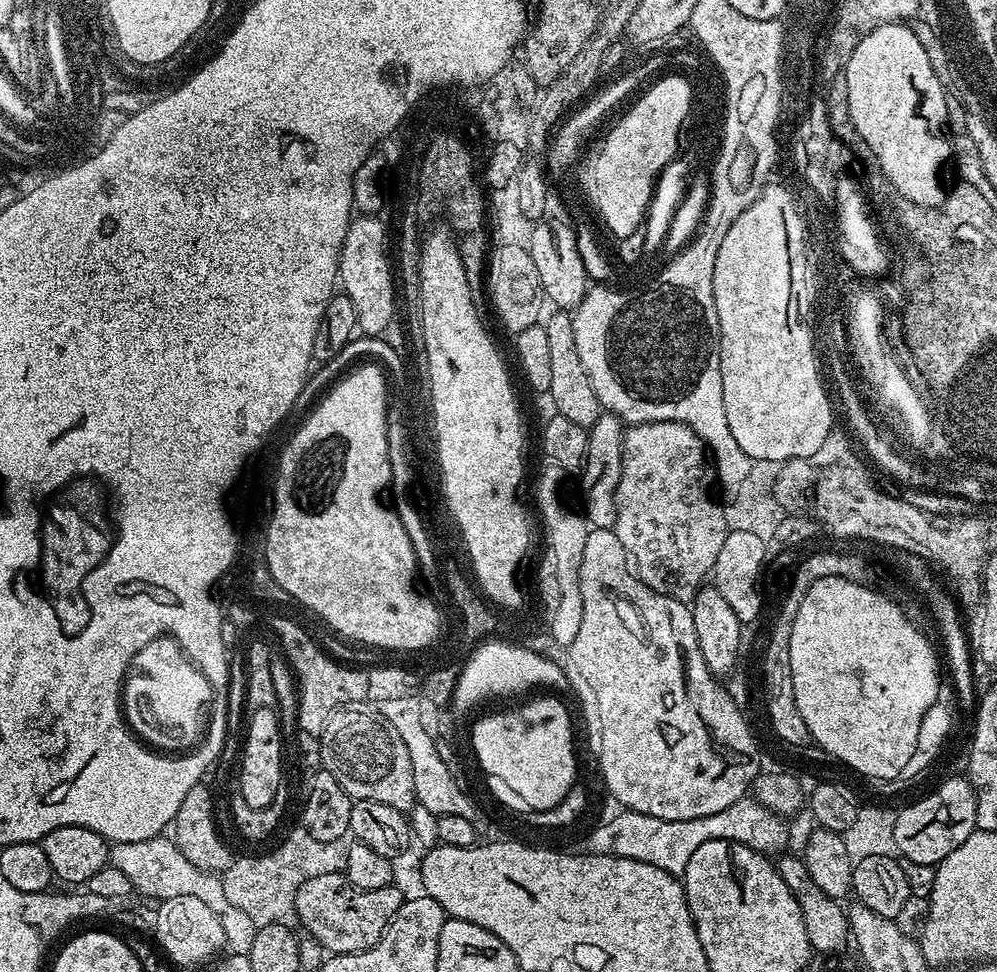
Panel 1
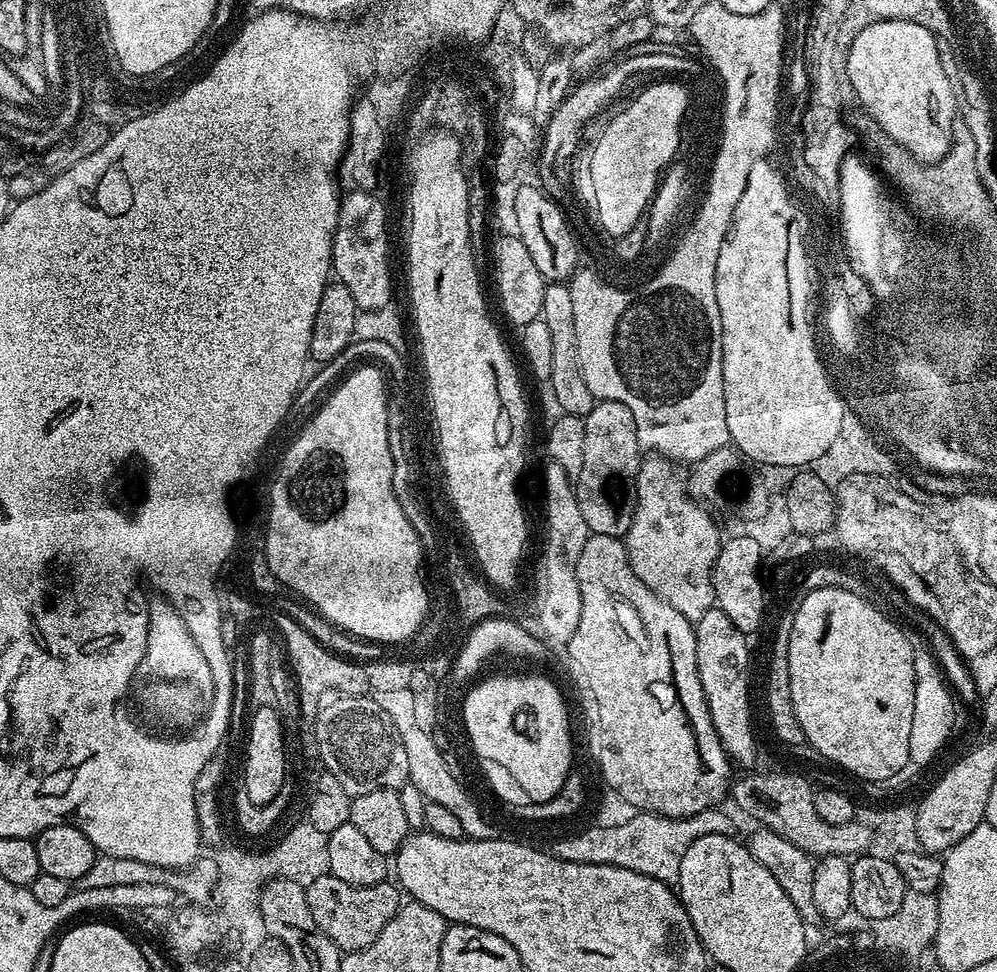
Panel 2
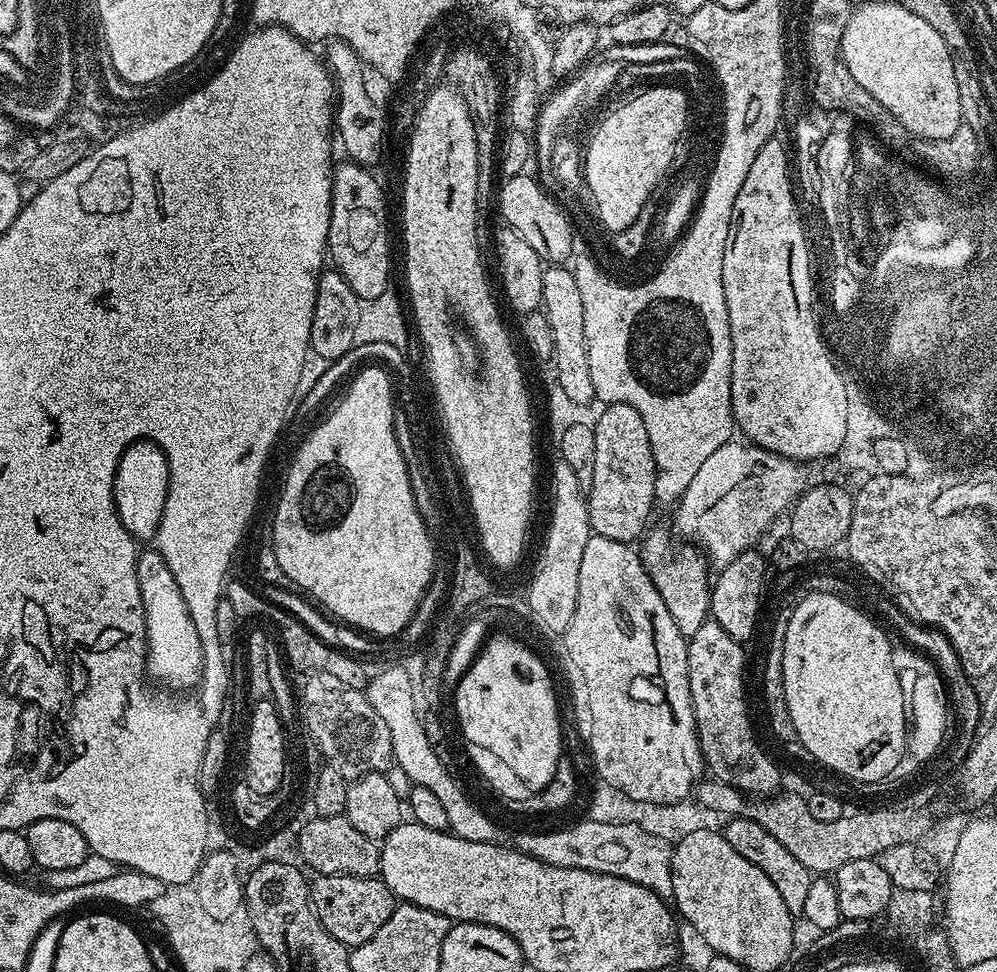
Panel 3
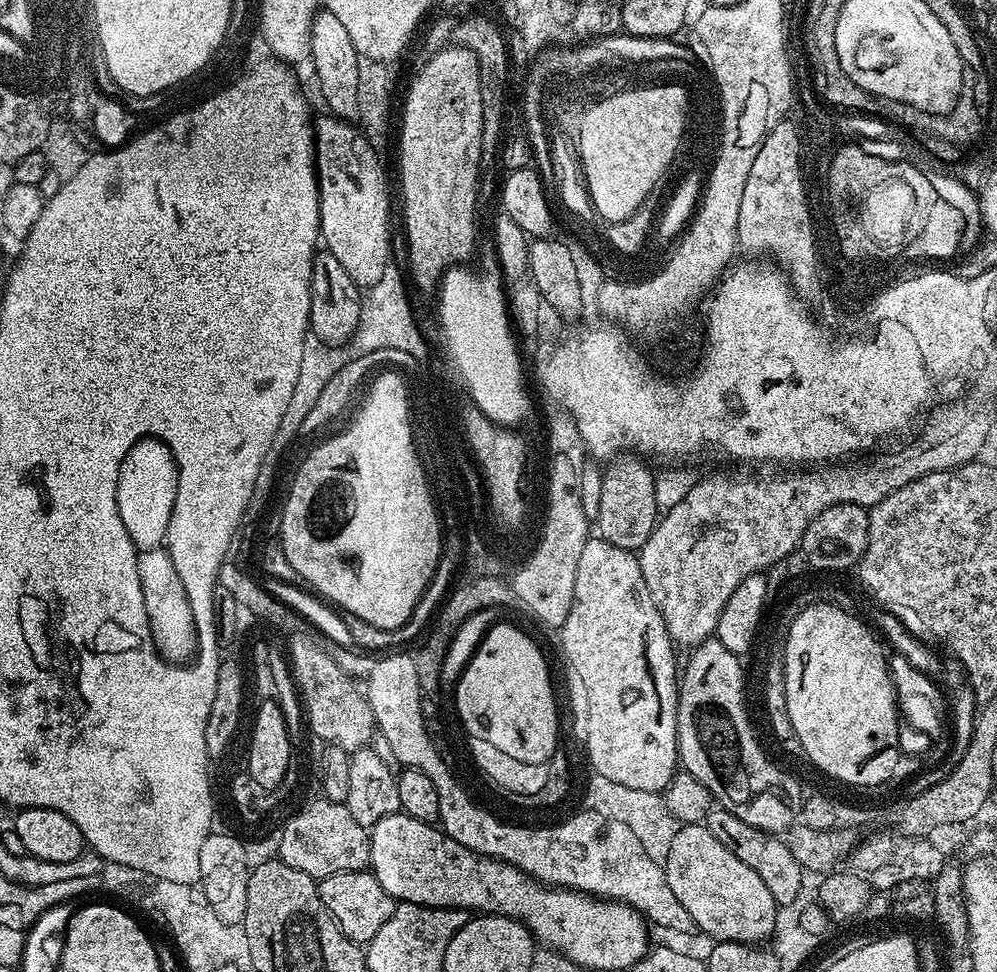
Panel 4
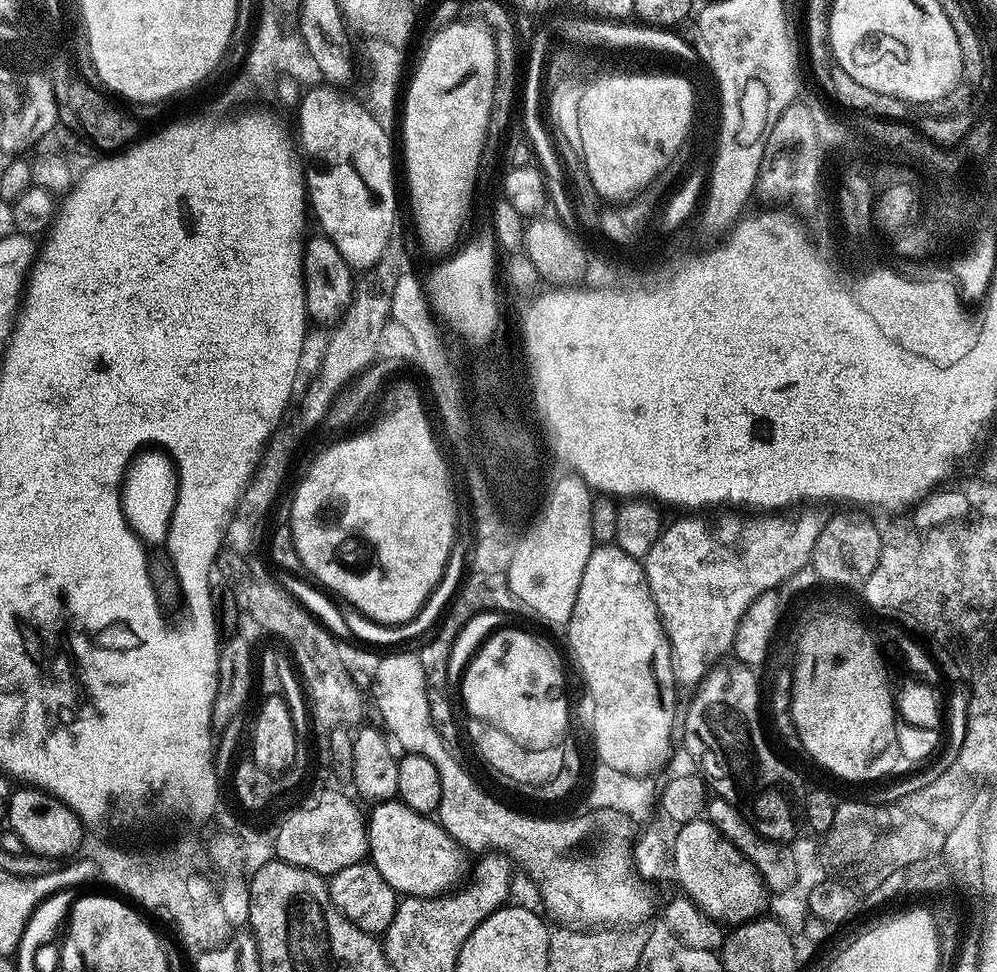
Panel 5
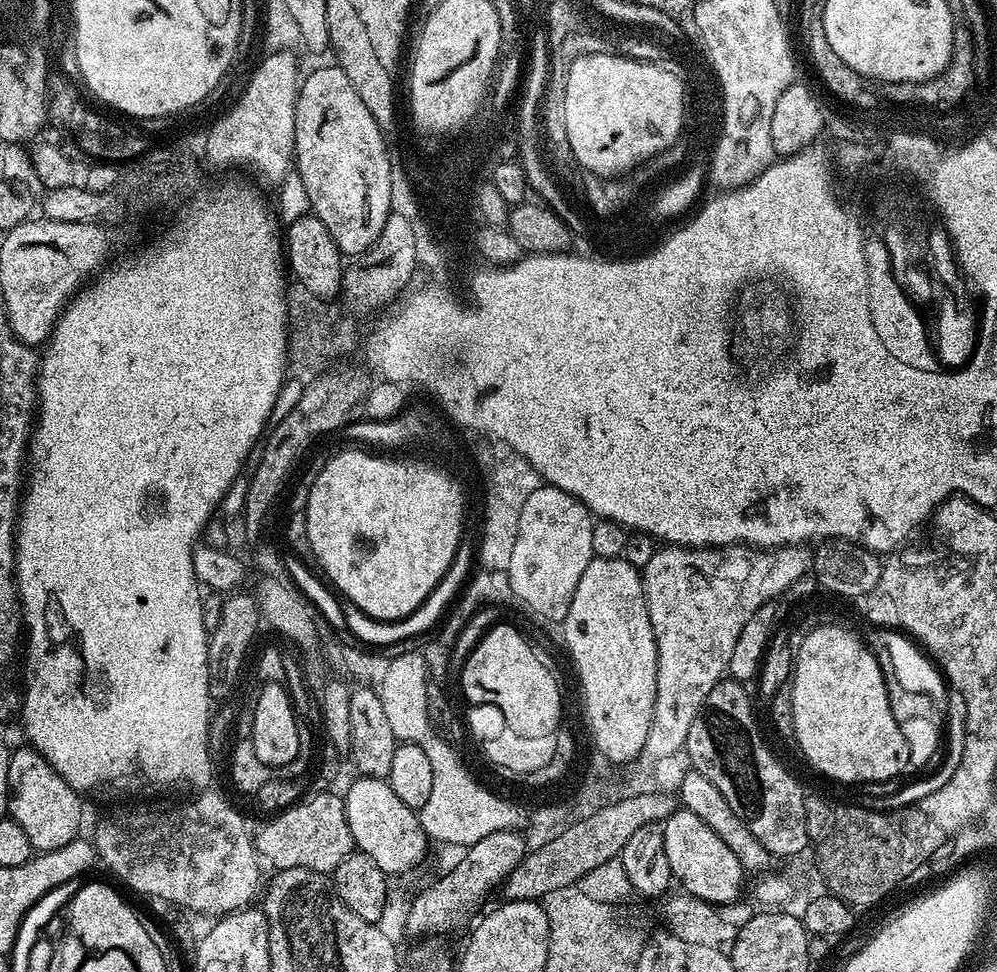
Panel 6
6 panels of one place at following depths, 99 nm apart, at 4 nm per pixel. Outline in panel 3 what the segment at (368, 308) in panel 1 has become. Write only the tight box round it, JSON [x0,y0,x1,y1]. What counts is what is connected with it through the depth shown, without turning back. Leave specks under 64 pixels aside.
[327,164,392,301]

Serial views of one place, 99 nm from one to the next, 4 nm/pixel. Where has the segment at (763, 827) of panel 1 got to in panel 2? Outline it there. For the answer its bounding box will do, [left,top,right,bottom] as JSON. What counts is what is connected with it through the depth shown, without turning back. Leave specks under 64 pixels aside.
[554,806,733,886]

